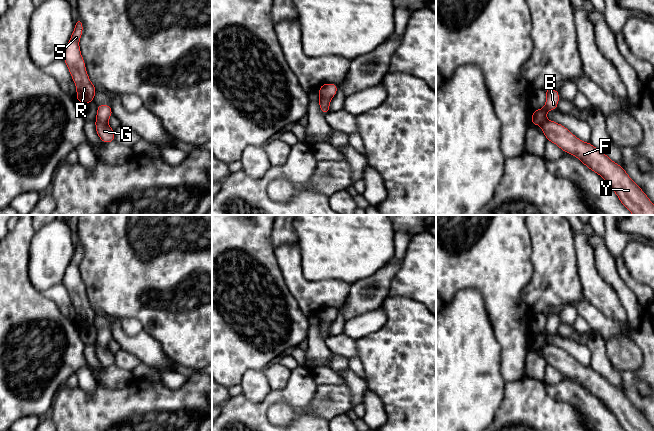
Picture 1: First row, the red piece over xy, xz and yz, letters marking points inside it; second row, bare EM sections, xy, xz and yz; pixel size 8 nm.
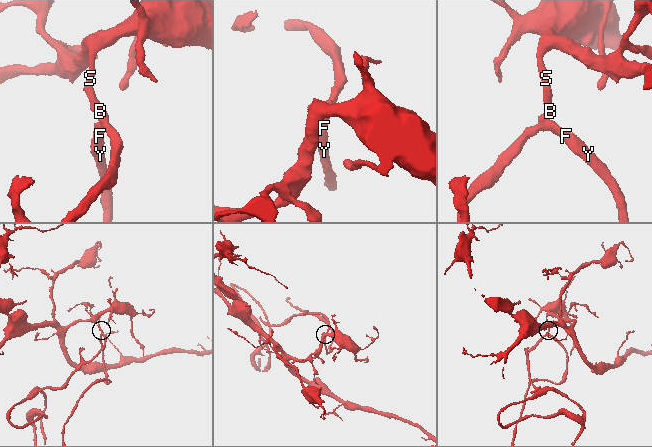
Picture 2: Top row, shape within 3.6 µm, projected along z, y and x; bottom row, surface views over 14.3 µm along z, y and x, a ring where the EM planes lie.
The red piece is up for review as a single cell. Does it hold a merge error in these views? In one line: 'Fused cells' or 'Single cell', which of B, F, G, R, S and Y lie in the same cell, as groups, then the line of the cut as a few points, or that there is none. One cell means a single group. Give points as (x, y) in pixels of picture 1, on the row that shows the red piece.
Fused cells. Groups: B R S / F G Y. Split along xy (95, 121), (106, 123)

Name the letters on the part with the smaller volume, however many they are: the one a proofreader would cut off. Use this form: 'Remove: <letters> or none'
Remove: F, G, Y

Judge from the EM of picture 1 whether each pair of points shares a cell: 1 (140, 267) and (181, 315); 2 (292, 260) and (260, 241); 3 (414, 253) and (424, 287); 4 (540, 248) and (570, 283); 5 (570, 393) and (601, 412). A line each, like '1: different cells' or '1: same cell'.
1: same cell
2: different cells
3: same cell
4: same cell
5: same cell

